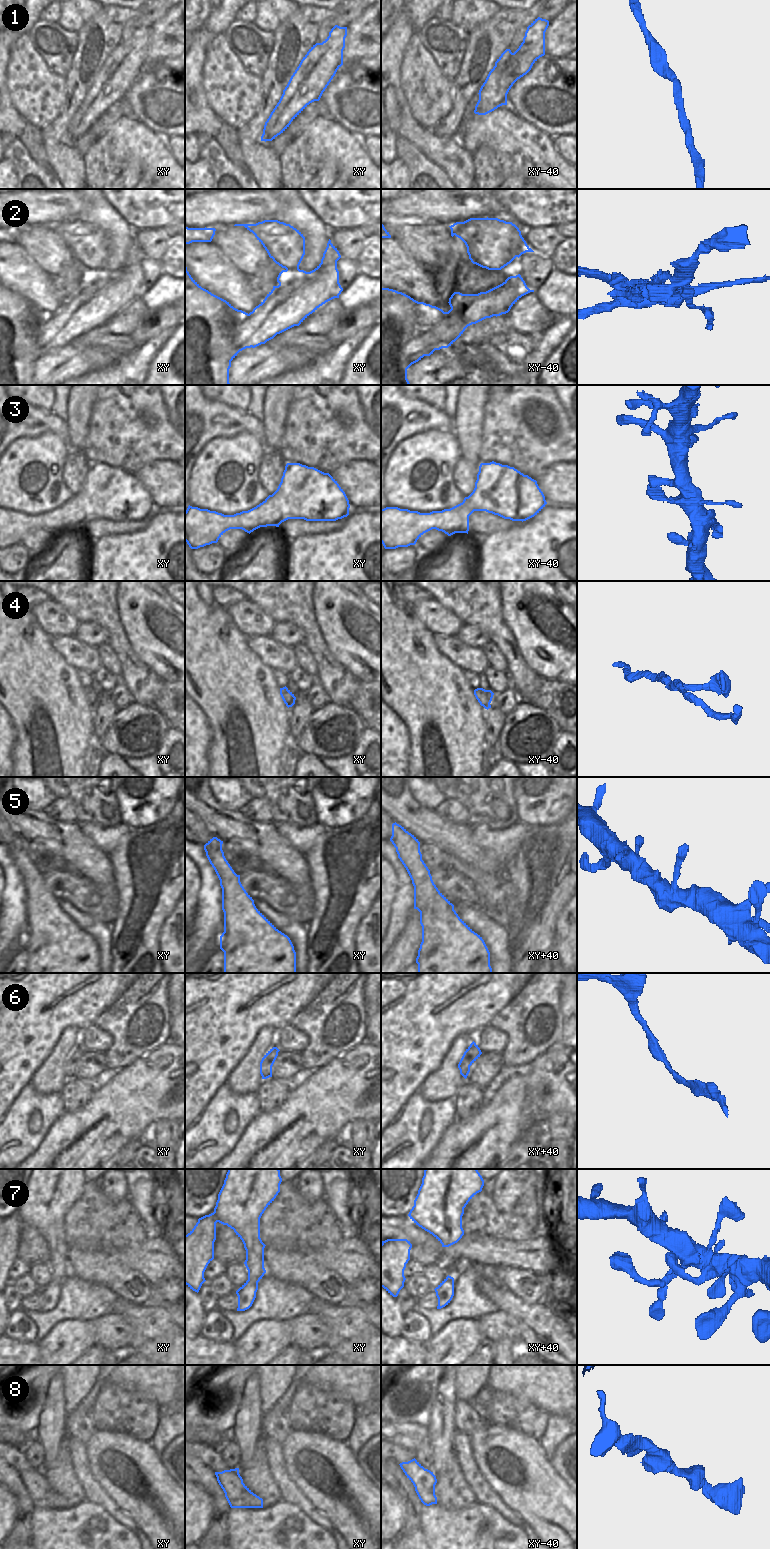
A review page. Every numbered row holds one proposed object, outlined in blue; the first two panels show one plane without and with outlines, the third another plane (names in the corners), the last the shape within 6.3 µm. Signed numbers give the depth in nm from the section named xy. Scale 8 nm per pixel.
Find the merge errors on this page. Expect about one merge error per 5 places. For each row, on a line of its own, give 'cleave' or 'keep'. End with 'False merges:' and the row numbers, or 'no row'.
1: keep
2: cleave
3: keep
4: keep
5: keep
6: keep
7: keep
8: keep
False merges: 2

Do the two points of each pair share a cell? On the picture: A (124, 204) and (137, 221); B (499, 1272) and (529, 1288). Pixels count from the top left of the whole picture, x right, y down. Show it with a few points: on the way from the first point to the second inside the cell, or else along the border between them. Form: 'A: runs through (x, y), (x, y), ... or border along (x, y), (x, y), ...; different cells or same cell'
A: runs through (128, 208), (134, 214), (134, 217); same cell
B: runs through (506, 1276), (522, 1282); same cell

